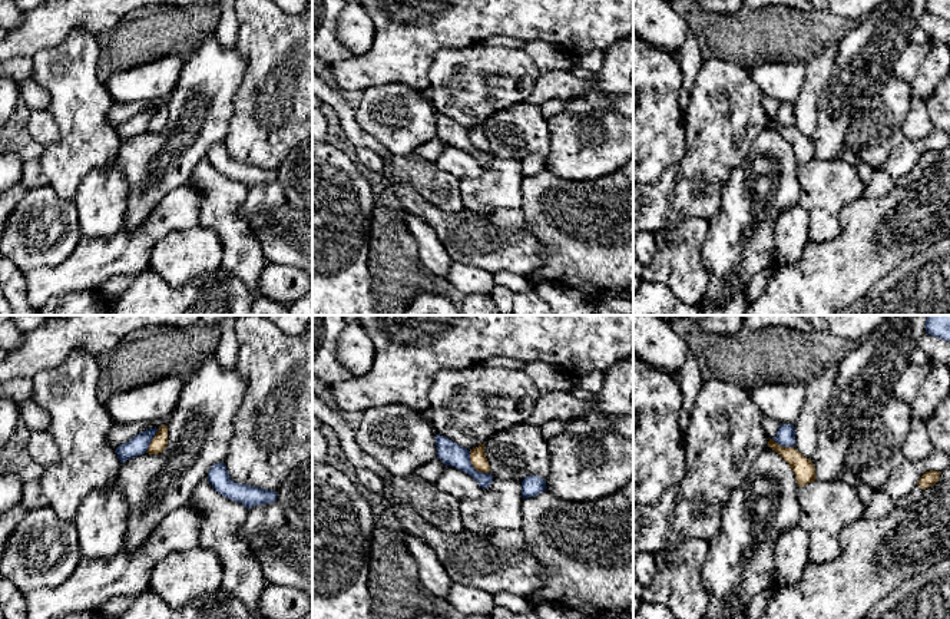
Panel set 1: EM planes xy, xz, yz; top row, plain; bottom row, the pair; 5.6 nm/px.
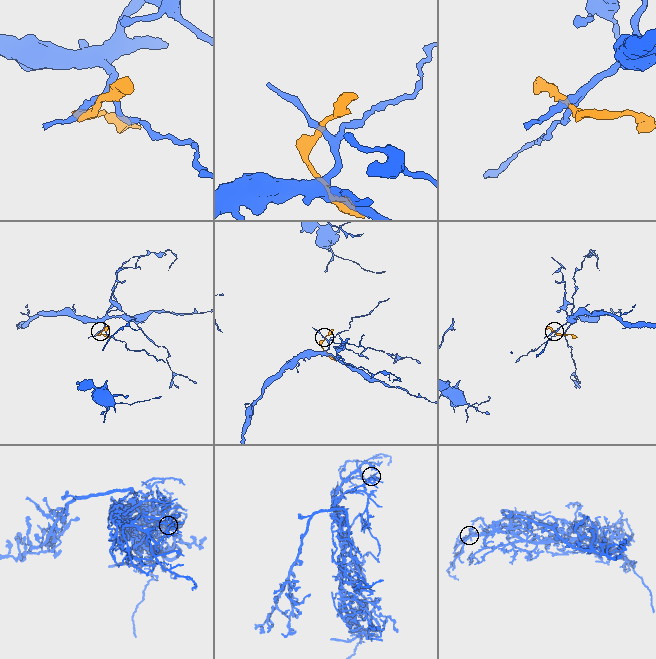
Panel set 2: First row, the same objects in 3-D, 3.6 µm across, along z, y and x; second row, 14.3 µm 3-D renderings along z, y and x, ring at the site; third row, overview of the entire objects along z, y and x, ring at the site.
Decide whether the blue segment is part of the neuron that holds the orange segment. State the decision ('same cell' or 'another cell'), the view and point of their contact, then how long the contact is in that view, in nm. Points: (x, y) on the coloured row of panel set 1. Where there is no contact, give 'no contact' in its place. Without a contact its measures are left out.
another cell | xz (474, 467) | 170 nm

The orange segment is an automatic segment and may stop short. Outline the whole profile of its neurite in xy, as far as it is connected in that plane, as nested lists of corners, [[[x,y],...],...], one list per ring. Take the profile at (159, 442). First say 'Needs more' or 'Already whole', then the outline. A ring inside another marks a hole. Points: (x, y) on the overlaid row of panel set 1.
Already whole. [[[168,426],[159,427],[156,436],[152,438],[146,453],[159,454],[168,444]]]

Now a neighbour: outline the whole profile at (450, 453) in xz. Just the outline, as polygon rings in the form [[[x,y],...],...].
[[[436,434],[437,457],[446,464],[453,466],[471,476],[480,487],[487,489],[493,476],[490,473],[477,471],[470,461],[470,451],[447,437]]]

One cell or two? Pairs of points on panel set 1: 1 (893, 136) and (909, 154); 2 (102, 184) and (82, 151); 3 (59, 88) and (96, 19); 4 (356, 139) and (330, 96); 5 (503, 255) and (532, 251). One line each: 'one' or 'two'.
1: two
2: two
3: two
4: one
5: one

